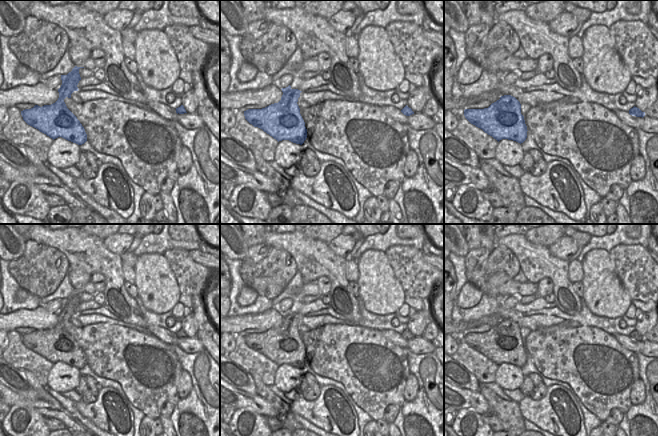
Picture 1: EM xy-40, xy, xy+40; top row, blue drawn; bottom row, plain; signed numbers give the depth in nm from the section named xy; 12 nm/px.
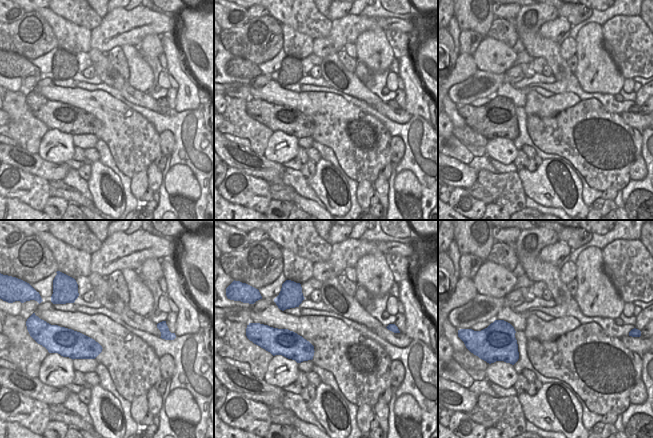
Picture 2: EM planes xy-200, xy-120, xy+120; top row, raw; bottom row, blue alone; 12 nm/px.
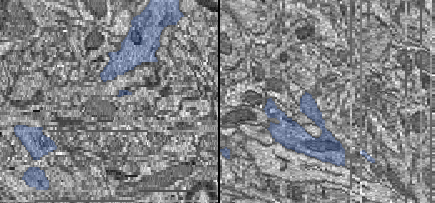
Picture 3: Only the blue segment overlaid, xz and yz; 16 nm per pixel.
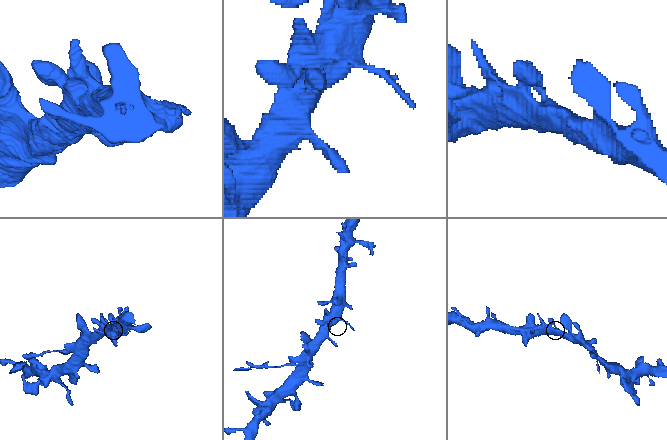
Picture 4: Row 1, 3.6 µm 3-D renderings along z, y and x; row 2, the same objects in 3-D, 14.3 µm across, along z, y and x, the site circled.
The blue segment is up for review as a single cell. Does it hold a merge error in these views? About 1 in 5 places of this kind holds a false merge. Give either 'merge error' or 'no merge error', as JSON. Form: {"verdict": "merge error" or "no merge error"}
{"verdict": "no merge error"}

